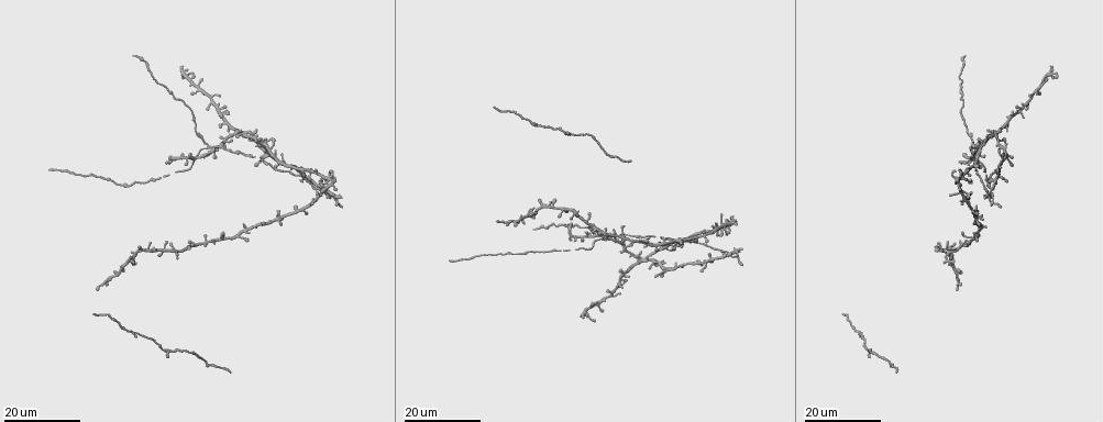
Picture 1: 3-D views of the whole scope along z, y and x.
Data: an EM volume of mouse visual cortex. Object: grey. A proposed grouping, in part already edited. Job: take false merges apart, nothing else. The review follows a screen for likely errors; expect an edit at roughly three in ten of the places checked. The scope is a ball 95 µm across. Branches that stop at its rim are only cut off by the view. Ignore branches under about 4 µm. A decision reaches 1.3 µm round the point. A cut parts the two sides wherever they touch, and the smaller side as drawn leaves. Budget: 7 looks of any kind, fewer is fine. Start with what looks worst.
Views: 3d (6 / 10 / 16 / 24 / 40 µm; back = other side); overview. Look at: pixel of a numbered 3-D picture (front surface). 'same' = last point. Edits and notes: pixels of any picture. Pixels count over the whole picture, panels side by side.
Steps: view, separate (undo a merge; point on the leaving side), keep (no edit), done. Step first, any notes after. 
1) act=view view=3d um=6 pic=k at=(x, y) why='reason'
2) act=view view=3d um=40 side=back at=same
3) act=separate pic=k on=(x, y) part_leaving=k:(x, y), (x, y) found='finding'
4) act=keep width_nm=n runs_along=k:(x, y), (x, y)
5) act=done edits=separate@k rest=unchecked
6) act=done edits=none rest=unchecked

act=view view=3d um=16 pic=1 at=(948, 261) why='four or more arms meet'

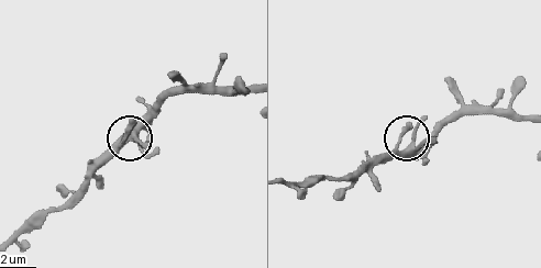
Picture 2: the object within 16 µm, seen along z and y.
act=view view=3d um=10 pic=2 at=(410, 136)

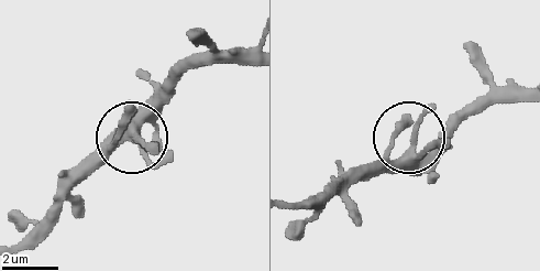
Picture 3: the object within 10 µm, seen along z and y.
act=keep side_arm_um=12 arms=4 found='continuous, no second neuron'

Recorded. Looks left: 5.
act=view view=3d um=16 pic=1 at=(135, 332) why='three arms meet'

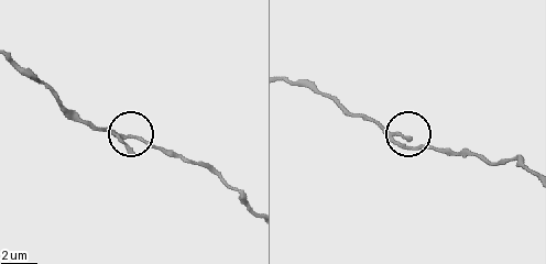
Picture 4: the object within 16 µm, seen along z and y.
act=view view=3d um=10 pic=4 at=(403, 145)

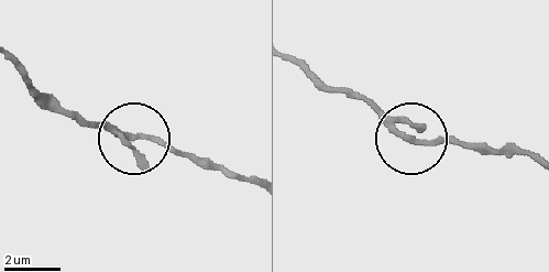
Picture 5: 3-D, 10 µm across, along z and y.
act=view view=3d um=10 side=back pic=5 at=(414, 141)

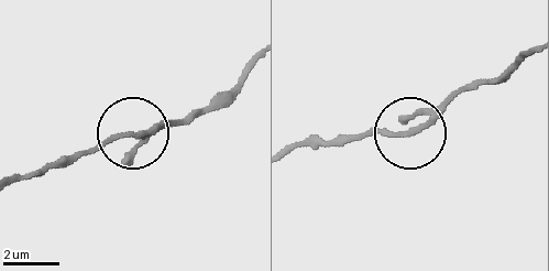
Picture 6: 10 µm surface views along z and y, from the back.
act=keep arms=3 found='all the same neuron'

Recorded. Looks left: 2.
act=done edits=none rest=unchecked

